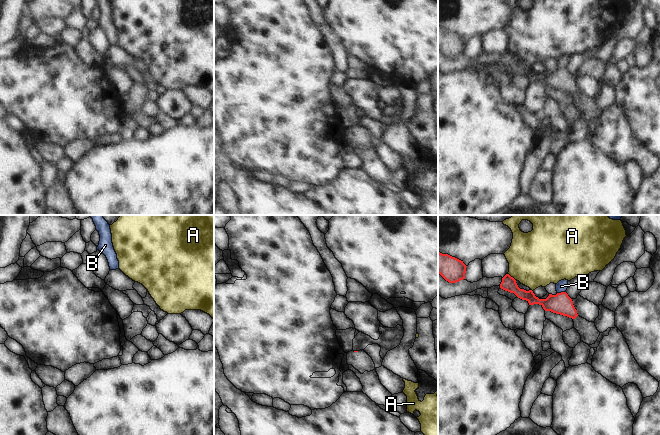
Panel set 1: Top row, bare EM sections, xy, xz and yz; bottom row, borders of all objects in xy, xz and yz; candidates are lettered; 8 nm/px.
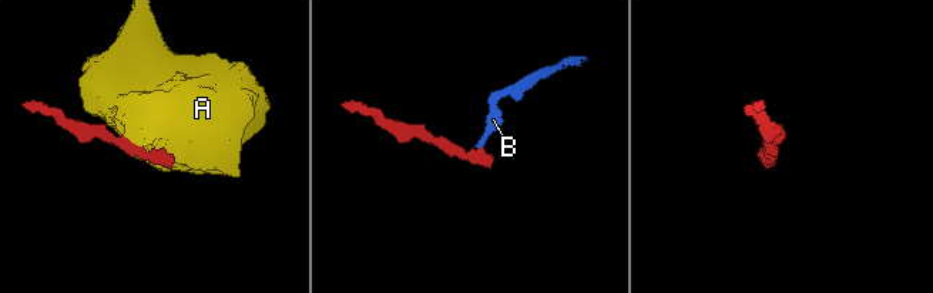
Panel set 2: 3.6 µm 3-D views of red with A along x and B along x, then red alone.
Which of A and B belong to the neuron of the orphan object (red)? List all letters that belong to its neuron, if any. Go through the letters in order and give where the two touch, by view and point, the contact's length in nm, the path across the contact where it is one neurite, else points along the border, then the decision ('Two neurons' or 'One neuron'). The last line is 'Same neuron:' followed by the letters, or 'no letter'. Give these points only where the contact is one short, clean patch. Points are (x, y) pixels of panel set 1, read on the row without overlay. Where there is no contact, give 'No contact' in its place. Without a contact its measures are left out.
A: Touches red at yz (512, 53). Shared border 90 nm. Boundary: yz (508, 49), (515, 56). Two neurons
B: Touches red at yz (561, 68). Shared border 70 nm. Boundary: yz (565, 67), (557, 69). Two neurons
Same neuron: no letter

